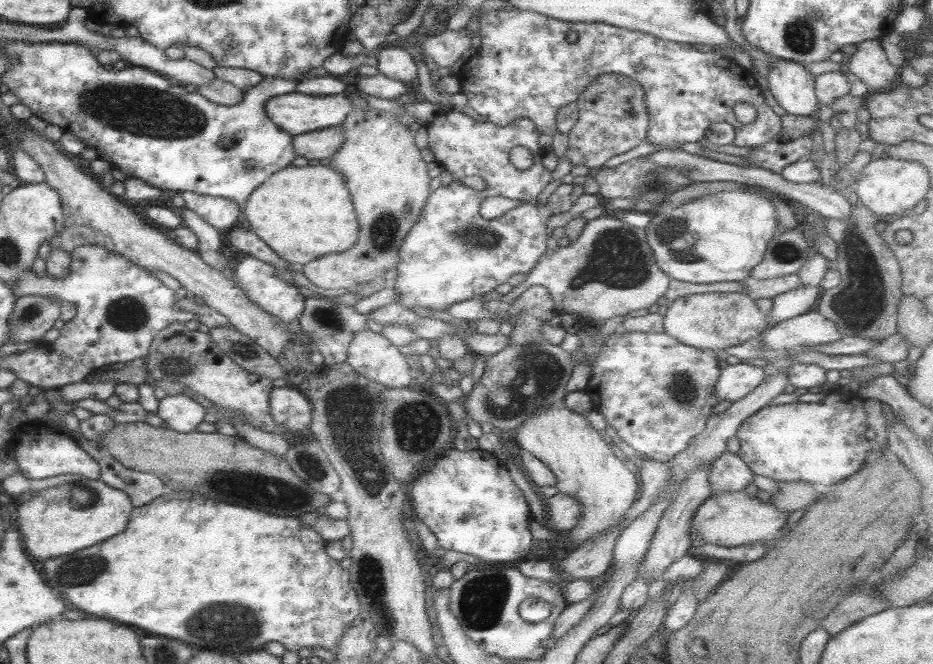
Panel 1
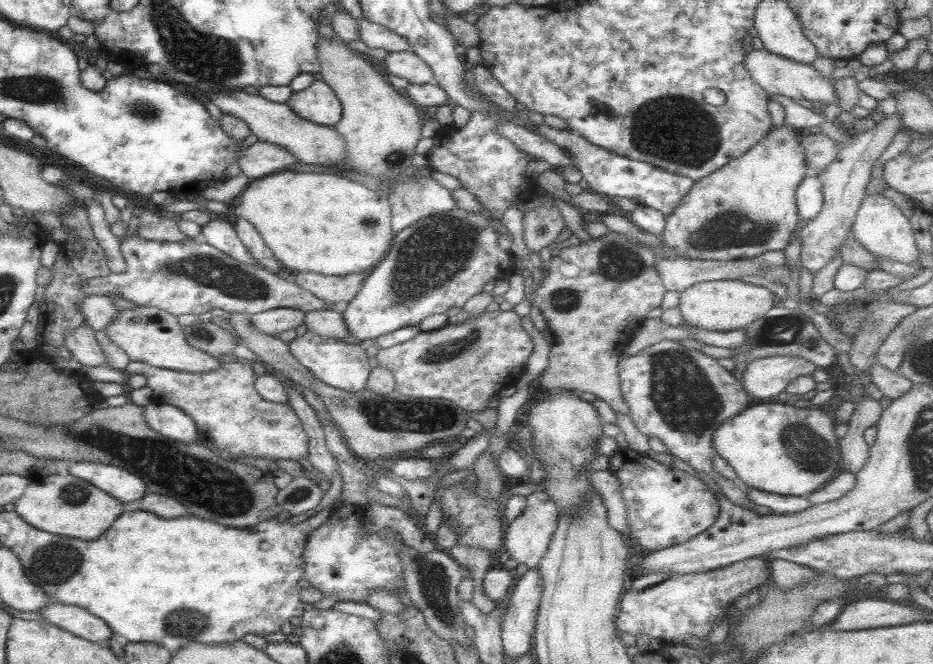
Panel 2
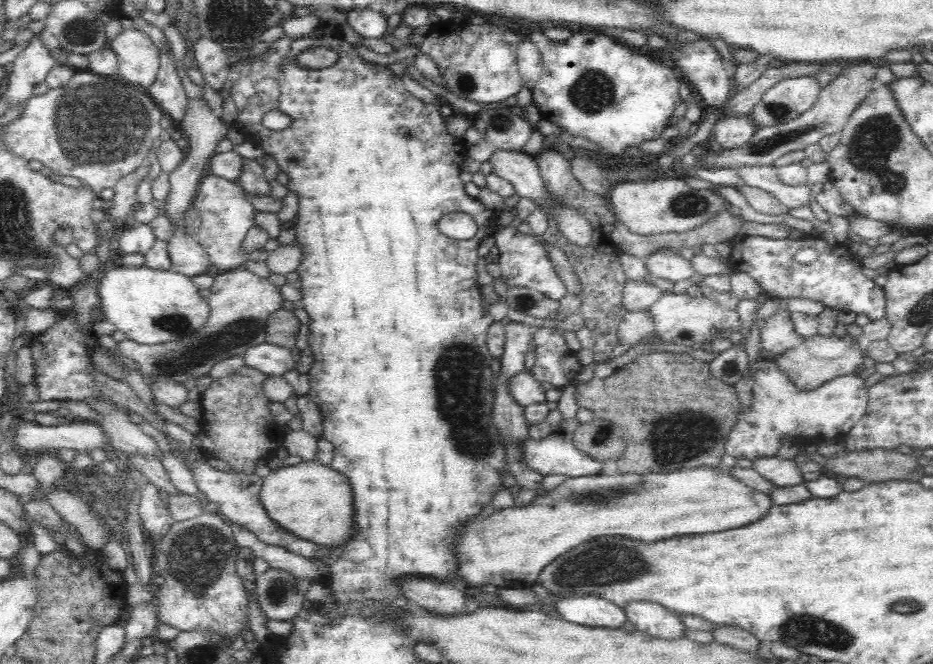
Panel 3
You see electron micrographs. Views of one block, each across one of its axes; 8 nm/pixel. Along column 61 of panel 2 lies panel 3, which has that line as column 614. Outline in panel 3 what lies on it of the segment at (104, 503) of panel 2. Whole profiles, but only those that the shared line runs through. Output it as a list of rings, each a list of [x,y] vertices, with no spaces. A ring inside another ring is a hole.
[[[686,468],[668,473],[638,475],[619,473],[617,476],[582,476],[567,478],[546,495],[537,495],[532,504],[512,506],[504,510],[494,510],[491,515],[480,514],[470,518],[456,546],[459,580],[464,588],[481,588],[485,584],[495,584],[501,588],[531,588],[538,584],[542,568],[558,556],[570,552],[591,539],[602,536],[622,536],[642,543],[656,543],[685,535],[704,535],[708,532],[722,532],[728,528],[740,528],[761,519],[774,506],[768,494],[746,486],[730,475],[726,468]]]

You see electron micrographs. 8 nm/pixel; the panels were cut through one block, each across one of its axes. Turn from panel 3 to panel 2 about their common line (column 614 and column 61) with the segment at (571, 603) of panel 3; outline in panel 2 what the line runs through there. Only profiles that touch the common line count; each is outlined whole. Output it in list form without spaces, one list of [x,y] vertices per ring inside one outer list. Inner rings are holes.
[[[51,601],[40,613],[46,618],[46,622],[84,640],[106,644],[106,640],[110,640],[112,636],[113,630],[105,622],[78,606]]]

